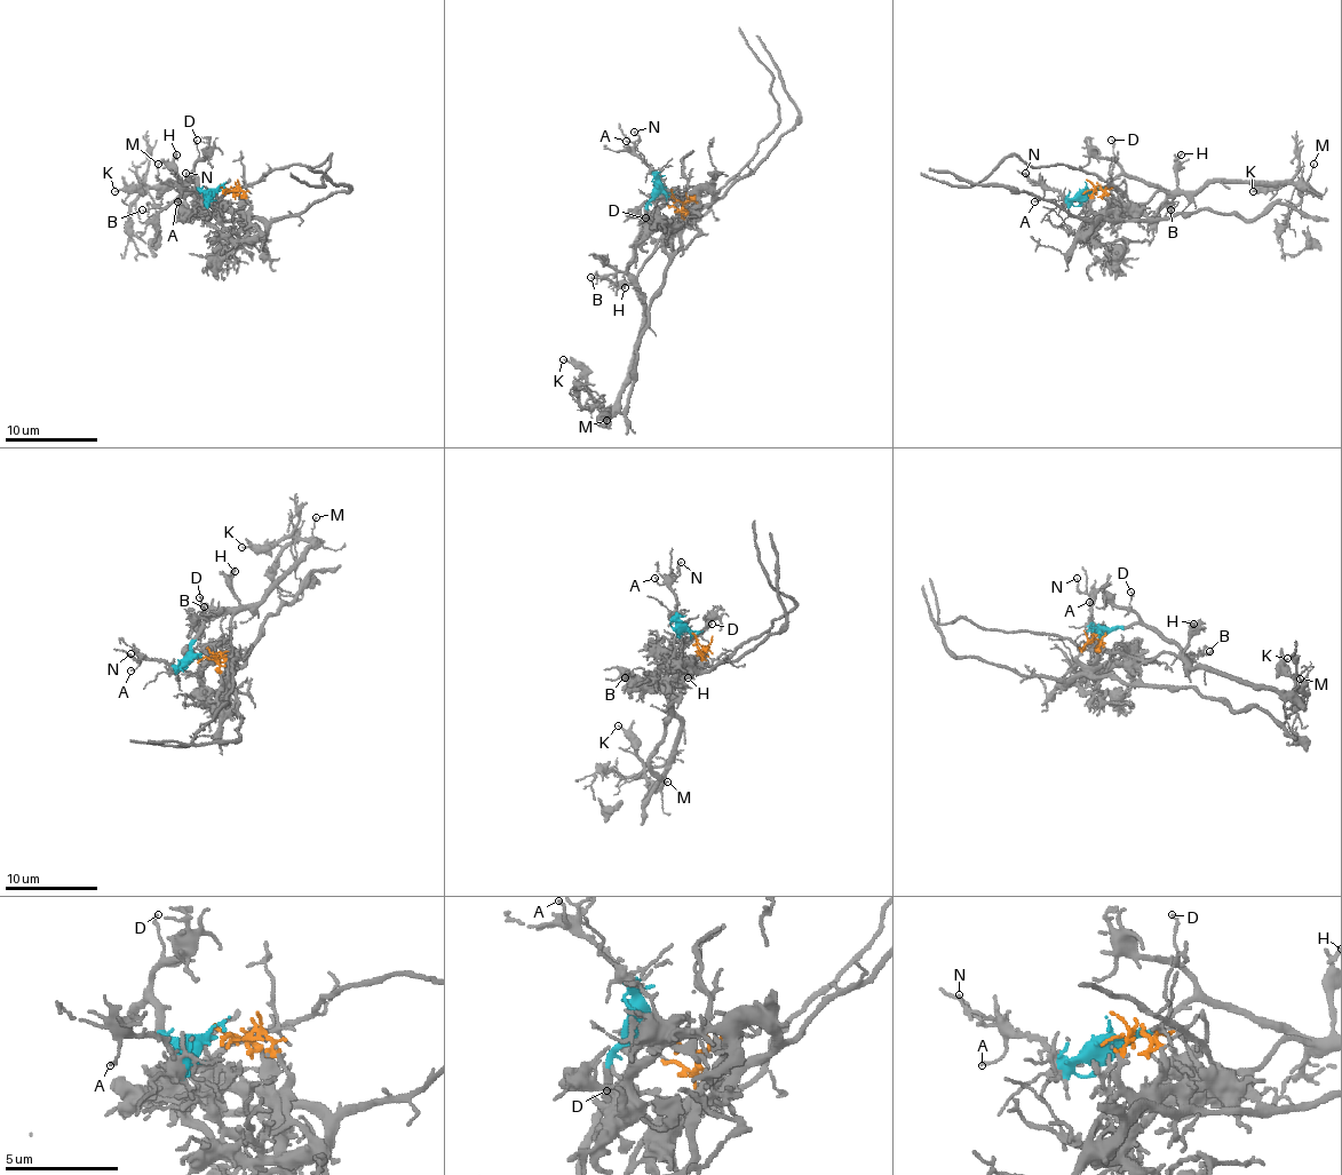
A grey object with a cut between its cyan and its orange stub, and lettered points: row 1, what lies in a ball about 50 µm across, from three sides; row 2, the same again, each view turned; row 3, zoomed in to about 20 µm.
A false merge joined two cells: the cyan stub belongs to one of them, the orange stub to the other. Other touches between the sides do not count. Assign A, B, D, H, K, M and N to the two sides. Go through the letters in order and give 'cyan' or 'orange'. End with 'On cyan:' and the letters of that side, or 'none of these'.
A: cyan
B: cyan
D: cyan
H: cyan
K: cyan
M: cyan
N: cyan
On cyan: A, B, D, H, K, M, N

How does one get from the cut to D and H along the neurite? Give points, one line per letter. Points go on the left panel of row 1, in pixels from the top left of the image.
D: (221, 190), (199, 188), (195, 172), (199, 158), (197, 140)
H: (221, 190), (201, 190), (190, 174), (181, 185), (183, 190), (185, 183), (174, 163), (176, 153)

